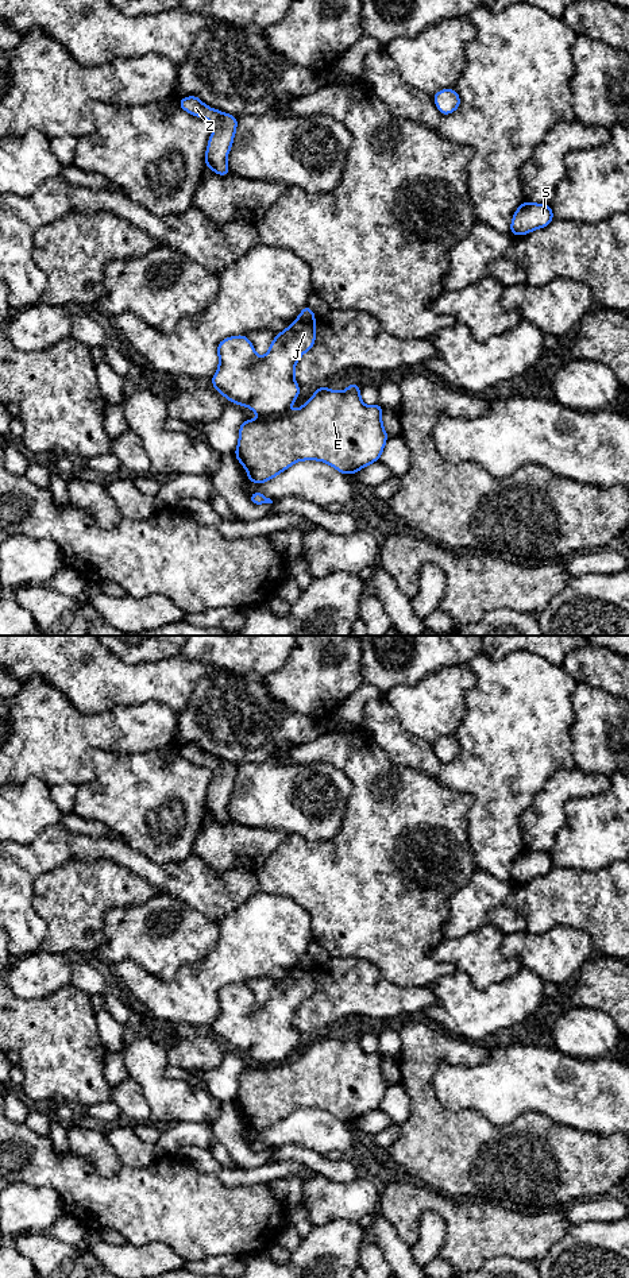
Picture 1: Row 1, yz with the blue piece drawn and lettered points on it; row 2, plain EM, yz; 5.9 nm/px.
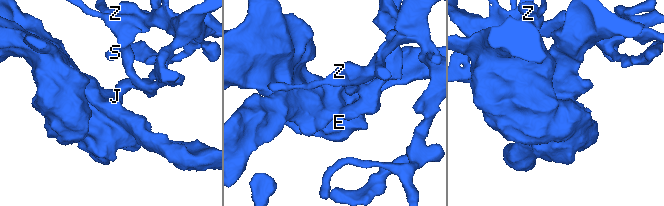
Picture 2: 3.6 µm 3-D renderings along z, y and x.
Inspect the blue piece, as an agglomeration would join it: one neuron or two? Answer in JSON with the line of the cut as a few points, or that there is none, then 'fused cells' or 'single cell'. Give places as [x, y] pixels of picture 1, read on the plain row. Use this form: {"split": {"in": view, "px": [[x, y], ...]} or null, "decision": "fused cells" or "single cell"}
{"split": {"in": "yz", "px": [[285, 1060], [277, 1064], [261, 1065]]}, "decision": "fused cells"}

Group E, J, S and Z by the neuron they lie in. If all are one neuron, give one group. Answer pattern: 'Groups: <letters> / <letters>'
Groups: E S Z / J

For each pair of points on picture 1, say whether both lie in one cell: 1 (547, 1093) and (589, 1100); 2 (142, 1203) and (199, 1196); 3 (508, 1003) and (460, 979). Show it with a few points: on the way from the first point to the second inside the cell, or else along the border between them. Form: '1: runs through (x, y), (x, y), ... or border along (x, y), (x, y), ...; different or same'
1: runs through (558, 1093), (578, 1093); same
2: runs through (155, 1203), (185, 1203); same
3: runs through (496, 1003), (481, 1003), (469, 991); same

